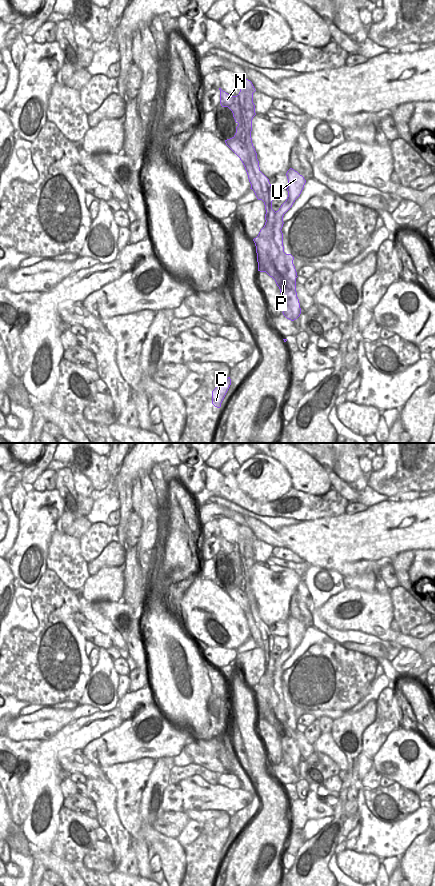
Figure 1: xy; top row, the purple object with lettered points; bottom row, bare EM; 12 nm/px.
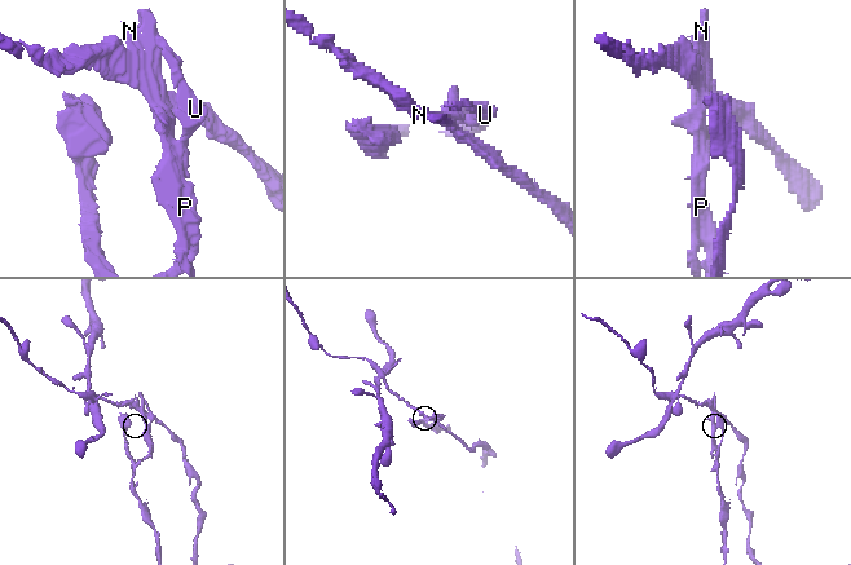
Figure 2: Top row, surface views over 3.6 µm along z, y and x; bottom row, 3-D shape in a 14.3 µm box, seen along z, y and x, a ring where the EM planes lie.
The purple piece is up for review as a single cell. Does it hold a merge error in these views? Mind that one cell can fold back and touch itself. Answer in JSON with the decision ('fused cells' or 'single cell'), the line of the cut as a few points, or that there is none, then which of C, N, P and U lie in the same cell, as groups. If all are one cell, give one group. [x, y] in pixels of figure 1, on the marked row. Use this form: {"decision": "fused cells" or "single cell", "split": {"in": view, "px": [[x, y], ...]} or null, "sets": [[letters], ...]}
{"decision": "fused cells", "split": {"in": "xy", "px": [[271, 208], [266, 220]]}, "sets": [["C", "P", "U"], ["N"]]}

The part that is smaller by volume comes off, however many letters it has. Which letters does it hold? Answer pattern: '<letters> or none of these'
C, P, U

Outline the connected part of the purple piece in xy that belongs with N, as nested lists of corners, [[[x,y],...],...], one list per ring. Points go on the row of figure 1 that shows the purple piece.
[[[238,76],[240,92],[232,96],[221,88],[220,104],[228,107],[238,124],[235,135],[225,140],[226,145],[240,158],[248,175],[251,188],[257,199],[262,200],[265,205],[265,220],[268,219],[269,211],[272,209],[273,191],[269,179],[260,171],[257,153],[252,143],[252,119],[256,115],[253,103],[253,93],[256,91],[252,82],[242,76]]]

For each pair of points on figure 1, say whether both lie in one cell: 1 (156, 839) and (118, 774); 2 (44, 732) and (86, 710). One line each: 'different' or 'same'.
1: same
2: same

